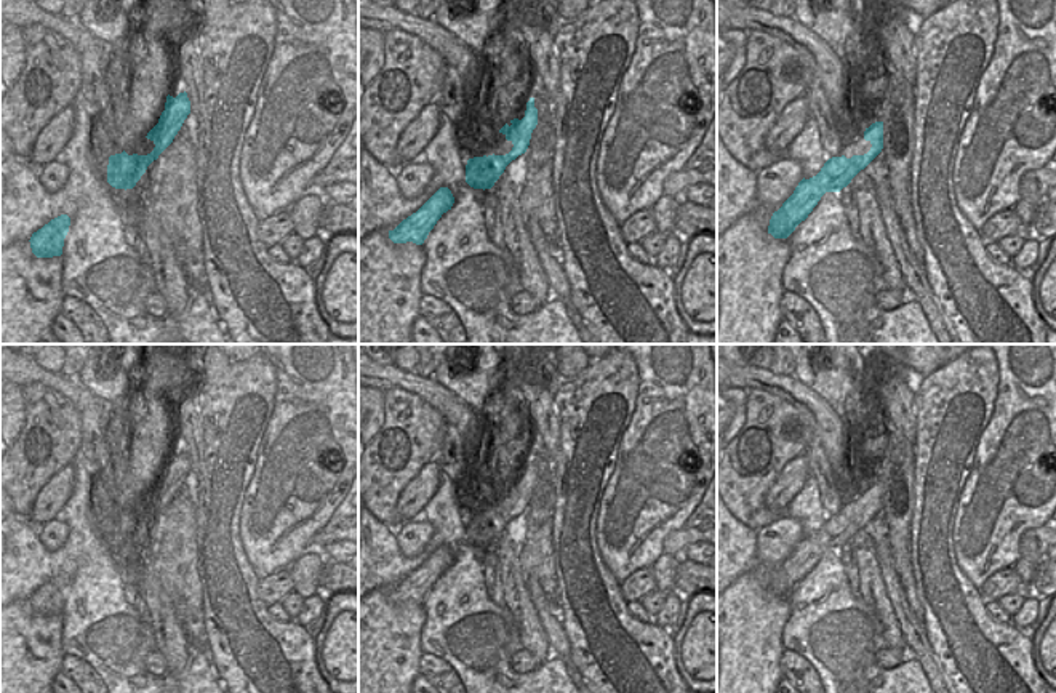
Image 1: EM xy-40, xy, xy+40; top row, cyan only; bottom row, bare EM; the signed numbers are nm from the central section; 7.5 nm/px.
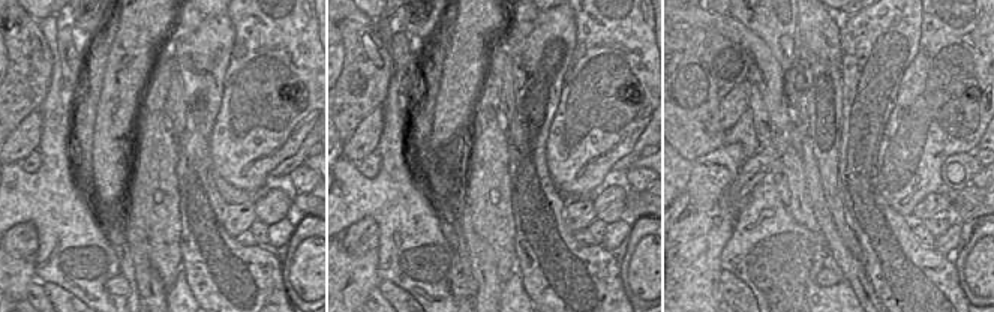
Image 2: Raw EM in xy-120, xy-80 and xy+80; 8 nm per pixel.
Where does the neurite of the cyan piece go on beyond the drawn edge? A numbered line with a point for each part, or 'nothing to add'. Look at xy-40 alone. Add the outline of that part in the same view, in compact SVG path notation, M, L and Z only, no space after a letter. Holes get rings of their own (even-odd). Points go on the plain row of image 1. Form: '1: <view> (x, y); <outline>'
nothing to add

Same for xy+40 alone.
nothing to add

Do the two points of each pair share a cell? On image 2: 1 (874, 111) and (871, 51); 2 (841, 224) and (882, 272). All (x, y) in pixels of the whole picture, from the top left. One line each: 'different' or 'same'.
1: same
2: different

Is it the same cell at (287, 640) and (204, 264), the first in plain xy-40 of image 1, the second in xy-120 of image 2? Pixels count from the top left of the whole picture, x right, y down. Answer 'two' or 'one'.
one

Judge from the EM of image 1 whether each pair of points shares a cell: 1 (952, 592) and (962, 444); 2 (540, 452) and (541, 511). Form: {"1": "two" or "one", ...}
{"1": "one", "2": "one"}

